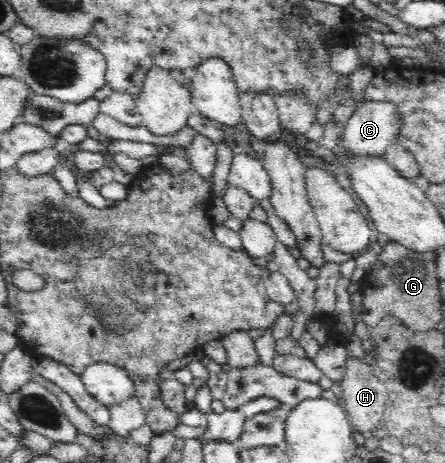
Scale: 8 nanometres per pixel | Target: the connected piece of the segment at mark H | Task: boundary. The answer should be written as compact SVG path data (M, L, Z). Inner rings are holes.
M349 358L341 379L342 406L354 431L372 431L381 421L388 403L388 387L365 361Z

